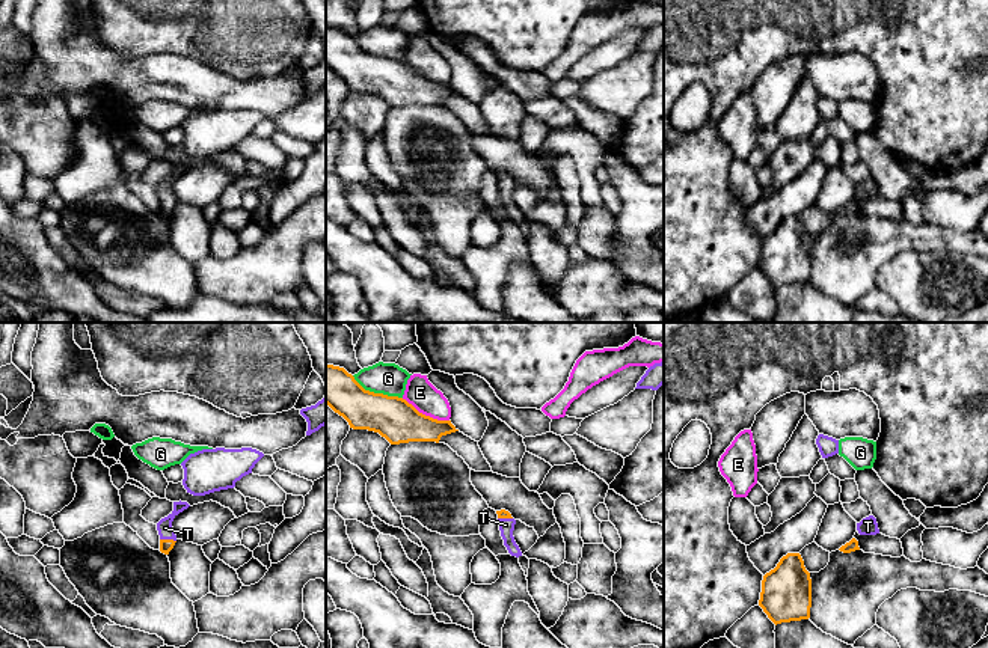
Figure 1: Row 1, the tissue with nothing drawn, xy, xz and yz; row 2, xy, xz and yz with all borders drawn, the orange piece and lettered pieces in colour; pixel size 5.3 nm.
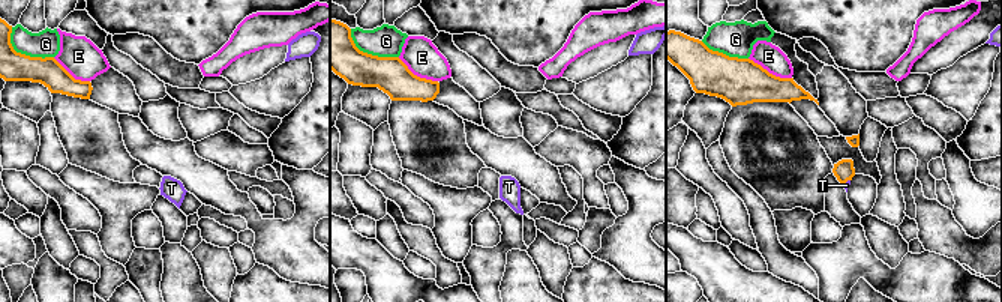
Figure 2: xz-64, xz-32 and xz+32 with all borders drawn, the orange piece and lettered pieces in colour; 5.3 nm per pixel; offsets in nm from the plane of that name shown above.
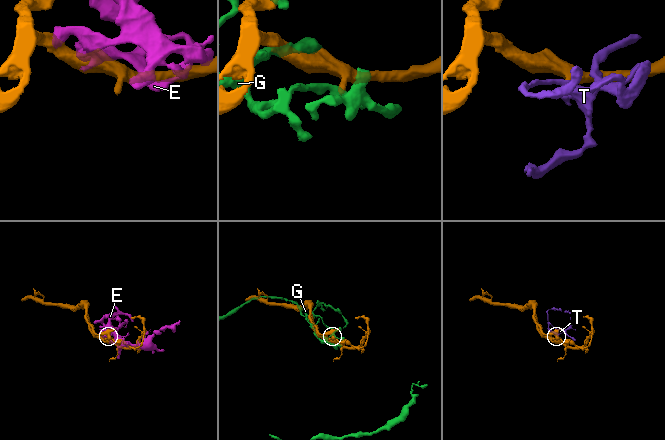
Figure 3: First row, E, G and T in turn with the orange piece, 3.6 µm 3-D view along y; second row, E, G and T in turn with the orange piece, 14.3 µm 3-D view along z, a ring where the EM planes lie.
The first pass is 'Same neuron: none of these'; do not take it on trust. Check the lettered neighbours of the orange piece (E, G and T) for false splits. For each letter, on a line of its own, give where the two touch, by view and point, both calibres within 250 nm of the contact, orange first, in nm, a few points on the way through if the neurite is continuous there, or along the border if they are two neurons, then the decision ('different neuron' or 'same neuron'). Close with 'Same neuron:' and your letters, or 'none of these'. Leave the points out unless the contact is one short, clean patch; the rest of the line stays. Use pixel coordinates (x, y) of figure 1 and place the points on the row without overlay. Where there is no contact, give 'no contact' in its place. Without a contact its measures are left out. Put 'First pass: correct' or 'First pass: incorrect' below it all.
E: contact xz (424, 77); calibres 220 and 160 nm; different neuron
G: contact xz (377, 56); calibres 220 and 170 nm; different neuron
T: contact xy (168, 202); calibres 70 and 80 nm; way xy (166, 208), (168, 202), (165, 190); same neuron
Same neuron: T
First pass: incorrect

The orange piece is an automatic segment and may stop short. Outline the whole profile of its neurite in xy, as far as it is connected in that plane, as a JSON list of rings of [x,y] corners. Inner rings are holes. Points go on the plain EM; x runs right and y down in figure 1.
[[[173,164],[173,173],[157,185],[157,193],[160,197],[160,214],[169,217],[176,205],[176,197],[172,190],[173,181],[187,172],[190,167],[187,164]]]

